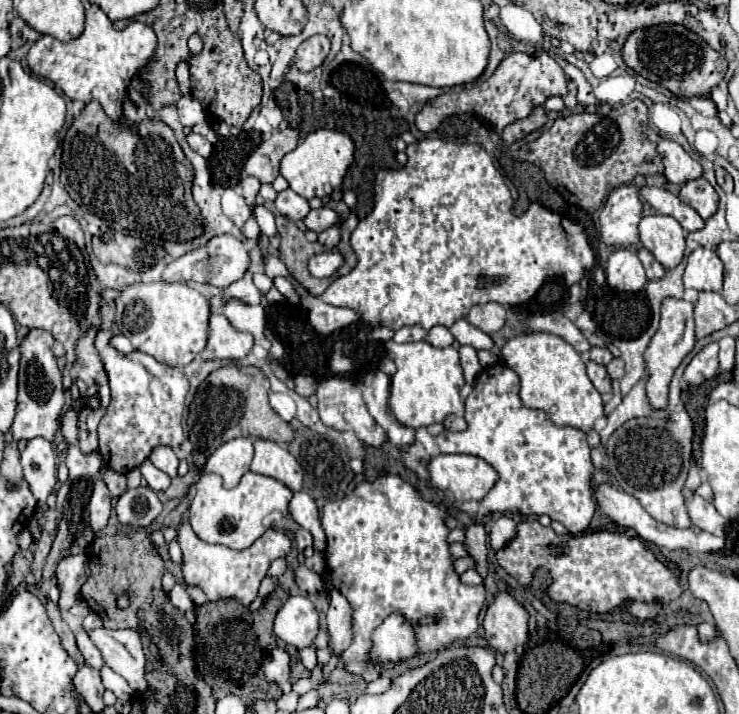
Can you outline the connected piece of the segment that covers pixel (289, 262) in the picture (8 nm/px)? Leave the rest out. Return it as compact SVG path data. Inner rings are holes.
M278 217L278 229L280 229L280 259L288 267L290 275L306 289L310 295L322 295L324 289L332 283L334 277L326 279L316 279L308 271L308 259L320 251L318 243L310 243L304 237L304 231L296 227L294 221L286 217Z

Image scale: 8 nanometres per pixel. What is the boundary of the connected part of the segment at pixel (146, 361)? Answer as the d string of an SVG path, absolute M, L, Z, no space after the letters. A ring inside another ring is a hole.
M102 329L96 335L96 349L100 351L112 389L112 401L98 425L98 439L104 463L118 473L126 473L138 467L154 447L158 445L174 447L184 441L182 413L184 413L184 397L188 393L188 379L182 373L182 369L168 367L146 353L140 351L132 351L130 355L118 353L110 345L110 339L112 339L110 329Z

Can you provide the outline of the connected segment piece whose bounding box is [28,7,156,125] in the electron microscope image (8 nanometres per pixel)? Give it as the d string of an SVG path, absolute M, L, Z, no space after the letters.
M100 7L86 13L86 29L80 37L62 43L50 35L42 35L28 53L28 65L34 75L50 79L70 99L100 101L106 115L124 125L146 117L146 83L140 79L140 69L148 63L156 49L154 31L138 21L132 21L124 31L116 31L112 21Z

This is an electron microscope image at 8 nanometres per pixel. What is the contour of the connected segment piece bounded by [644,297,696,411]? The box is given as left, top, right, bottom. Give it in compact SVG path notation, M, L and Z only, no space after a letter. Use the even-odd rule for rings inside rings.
M676 297L662 299L658 331L654 333L652 341L648 343L648 347L644 351L644 363L646 363L646 369L648 369L648 377L644 377L644 381L646 381L646 397L648 397L648 403L650 403L650 407L654 411L666 411L670 379L672 379L676 367L682 363L682 359L692 351L692 347L696 343L692 309L694 309L694 305L690 301L676 299Z

